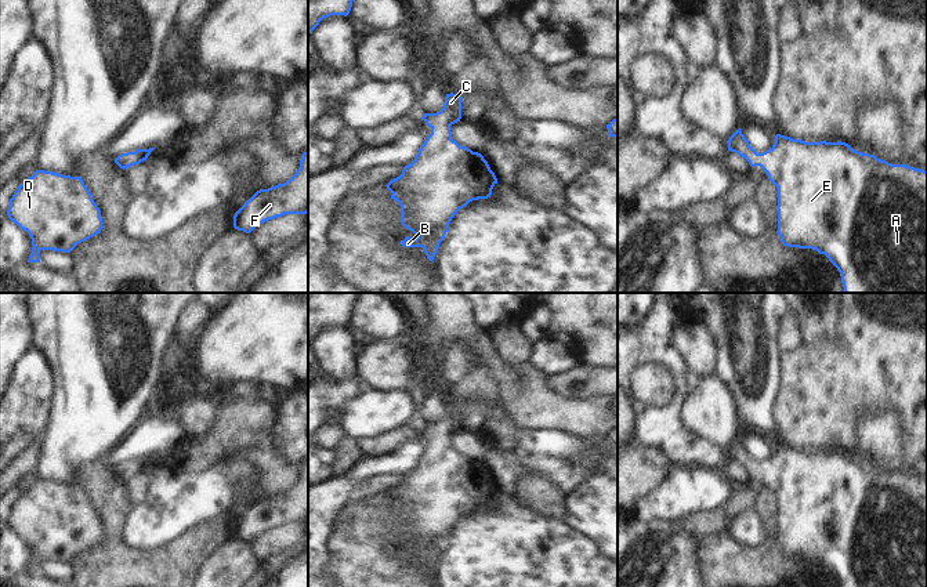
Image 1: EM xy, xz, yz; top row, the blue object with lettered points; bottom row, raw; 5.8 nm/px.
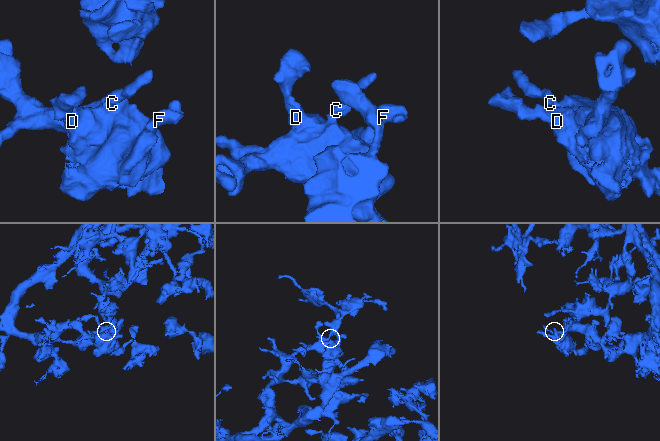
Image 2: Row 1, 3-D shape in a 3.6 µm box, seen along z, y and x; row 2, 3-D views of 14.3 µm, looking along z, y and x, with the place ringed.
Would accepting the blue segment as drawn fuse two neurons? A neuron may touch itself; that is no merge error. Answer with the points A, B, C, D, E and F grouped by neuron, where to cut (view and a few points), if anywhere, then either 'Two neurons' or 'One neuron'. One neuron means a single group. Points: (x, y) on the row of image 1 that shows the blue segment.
Groups: A B C D E F. No split. One neuron.

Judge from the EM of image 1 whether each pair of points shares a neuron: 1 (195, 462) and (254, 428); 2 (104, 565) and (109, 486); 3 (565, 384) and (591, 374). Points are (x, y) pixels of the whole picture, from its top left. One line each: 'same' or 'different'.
1: same
2: same
3: same

